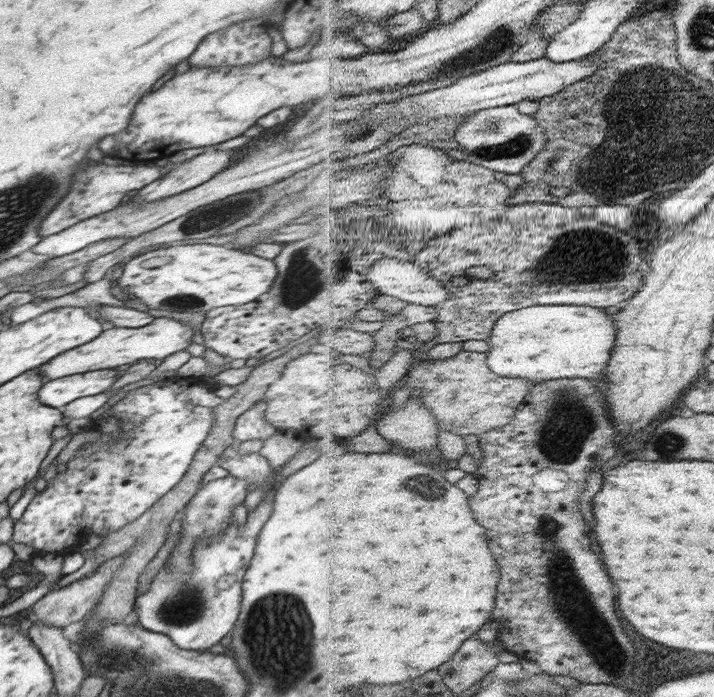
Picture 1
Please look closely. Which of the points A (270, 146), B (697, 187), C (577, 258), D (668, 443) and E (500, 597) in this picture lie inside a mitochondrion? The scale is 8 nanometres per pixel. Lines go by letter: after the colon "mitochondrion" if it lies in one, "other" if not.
A: other
B: other
C: mitochondrion
D: mitochondrion
E: other

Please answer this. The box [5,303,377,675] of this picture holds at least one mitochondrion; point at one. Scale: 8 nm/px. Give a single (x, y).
(186, 610)

